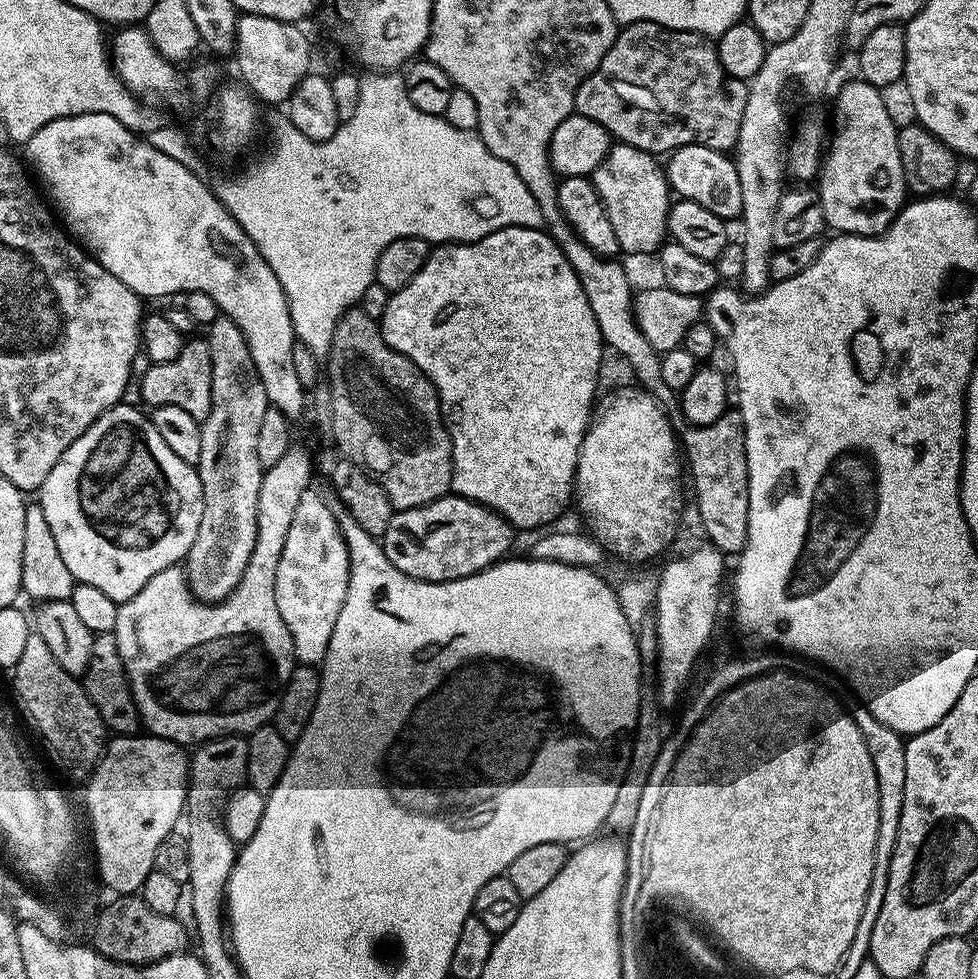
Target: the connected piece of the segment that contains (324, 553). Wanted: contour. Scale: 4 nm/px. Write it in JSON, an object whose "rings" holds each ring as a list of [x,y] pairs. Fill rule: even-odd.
{"rings":[[[310,490],[302,494],[294,522],[290,522],[290,531],[286,536],[286,546],[282,546],[282,562],[278,562],[278,578],[274,582],[274,602],[278,602],[278,614],[290,630],[294,642],[294,654],[302,664],[319,665],[330,646],[330,634],[334,634],[334,625],[338,623],[338,614],[342,614],[342,602],[346,602],[346,590],[350,582],[350,562],[346,542],[340,533],[340,521],[337,513],[316,493]]]}

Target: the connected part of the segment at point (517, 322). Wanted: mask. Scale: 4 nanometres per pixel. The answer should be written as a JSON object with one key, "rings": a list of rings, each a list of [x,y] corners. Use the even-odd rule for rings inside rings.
{"rings":[[[503,228],[486,234],[481,240],[472,240],[469,244],[437,244],[429,251],[426,262],[422,262],[422,270],[418,270],[418,274],[414,274],[414,278],[410,278],[402,290],[389,295],[386,314],[382,314],[378,323],[388,345],[398,350],[398,354],[410,358],[410,362],[414,362],[414,366],[418,366],[418,370],[422,370],[422,374],[426,374],[426,378],[430,378],[436,388],[444,424],[452,439],[451,491],[457,496],[465,496],[468,500],[492,508],[516,530],[544,530],[555,525],[552,523],[563,514],[568,500],[570,504],[574,496],[576,463],[598,396],[596,379],[599,359],[606,349],[598,330],[598,322],[594,318],[594,310],[590,310],[590,302],[586,302],[582,282],[578,282],[560,245],[540,228]]]}

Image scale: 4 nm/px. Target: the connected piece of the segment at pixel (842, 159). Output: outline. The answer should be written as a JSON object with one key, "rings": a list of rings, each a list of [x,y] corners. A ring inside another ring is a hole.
{"rings":[[[853,78],[836,96],[836,109],[832,112],[836,133],[833,136],[831,133],[830,147],[823,157],[818,177],[824,222],[829,229],[833,228],[833,233],[878,236],[891,226],[906,203],[902,154],[898,154],[898,124],[892,121],[892,116],[884,105],[884,96],[881,89],[859,78]]]}

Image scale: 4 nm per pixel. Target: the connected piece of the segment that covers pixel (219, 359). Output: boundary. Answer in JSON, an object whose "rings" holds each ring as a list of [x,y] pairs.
{"rings":[[[222,314],[207,325],[206,331],[212,363],[212,409],[200,425],[202,454],[198,471],[204,509],[202,522],[198,522],[198,538],[194,538],[194,546],[190,546],[186,557],[186,575],[188,588],[201,604],[217,604],[238,586],[254,550],[258,492],[264,477],[258,462],[258,430],[262,414],[270,405],[242,330]]]}

